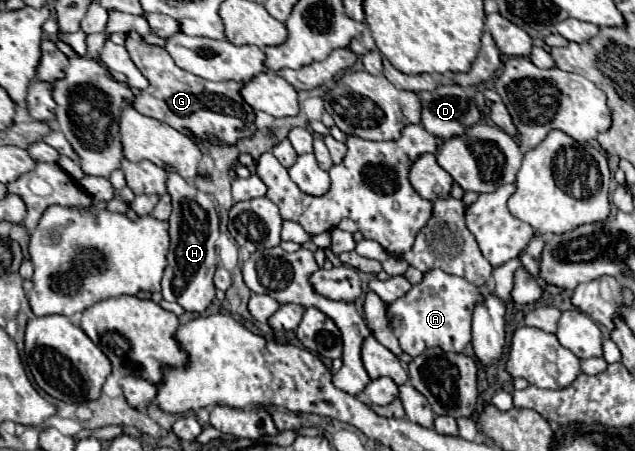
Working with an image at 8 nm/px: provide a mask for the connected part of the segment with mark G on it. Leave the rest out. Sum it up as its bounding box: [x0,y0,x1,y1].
[125,32,255,144]

